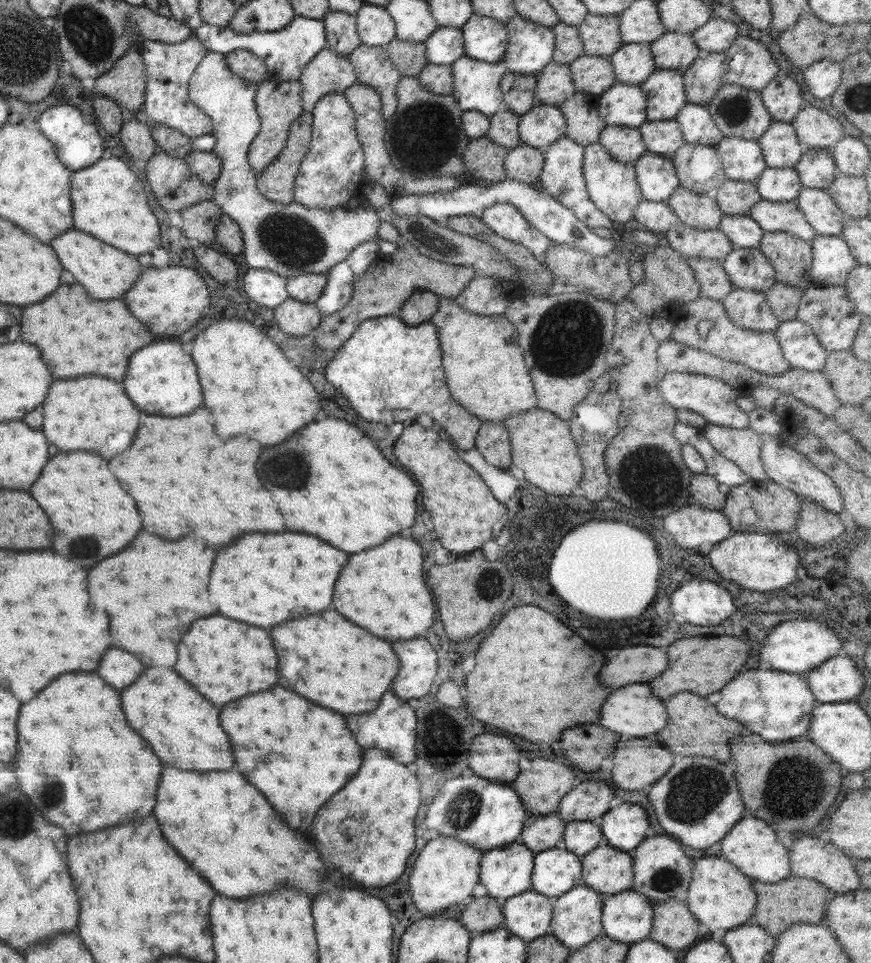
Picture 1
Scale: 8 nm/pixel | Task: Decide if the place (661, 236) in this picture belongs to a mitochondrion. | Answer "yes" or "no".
no

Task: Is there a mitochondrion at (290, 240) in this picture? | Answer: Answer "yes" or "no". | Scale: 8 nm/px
yes

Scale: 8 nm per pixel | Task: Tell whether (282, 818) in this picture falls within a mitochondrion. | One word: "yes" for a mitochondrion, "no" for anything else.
no

